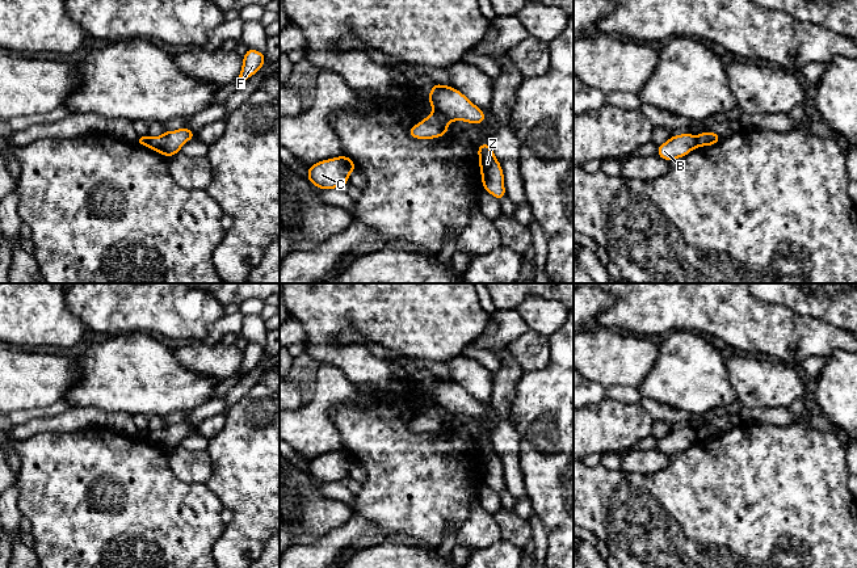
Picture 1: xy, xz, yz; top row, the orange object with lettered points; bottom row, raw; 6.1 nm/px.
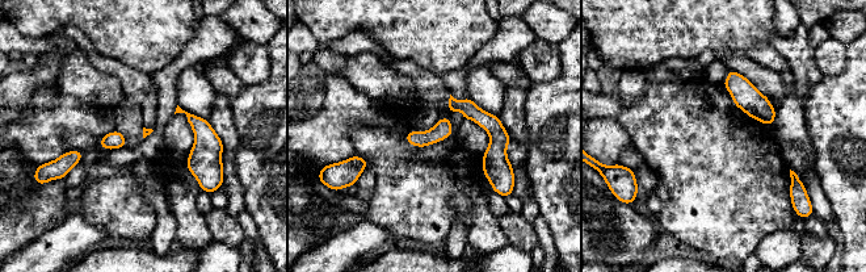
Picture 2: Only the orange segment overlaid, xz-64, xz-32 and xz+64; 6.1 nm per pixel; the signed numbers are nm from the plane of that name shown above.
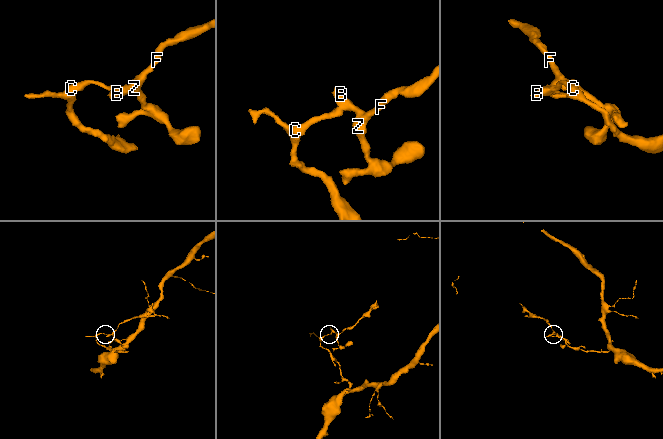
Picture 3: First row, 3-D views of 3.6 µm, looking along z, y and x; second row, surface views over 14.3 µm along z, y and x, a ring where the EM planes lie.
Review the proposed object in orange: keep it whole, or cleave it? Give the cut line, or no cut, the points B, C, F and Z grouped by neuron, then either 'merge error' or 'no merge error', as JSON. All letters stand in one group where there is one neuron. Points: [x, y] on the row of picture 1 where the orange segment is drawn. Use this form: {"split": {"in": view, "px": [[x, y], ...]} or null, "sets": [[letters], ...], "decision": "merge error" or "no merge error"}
{"split": {"in": "xz", "px": [[433, 109], [440, 110], [448, 118]]}, "sets": [["B", "F", "Z"], ["C"]], "decision": "merge error"}

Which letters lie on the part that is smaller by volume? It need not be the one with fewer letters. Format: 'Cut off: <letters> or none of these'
Cut off: B, F, Z

